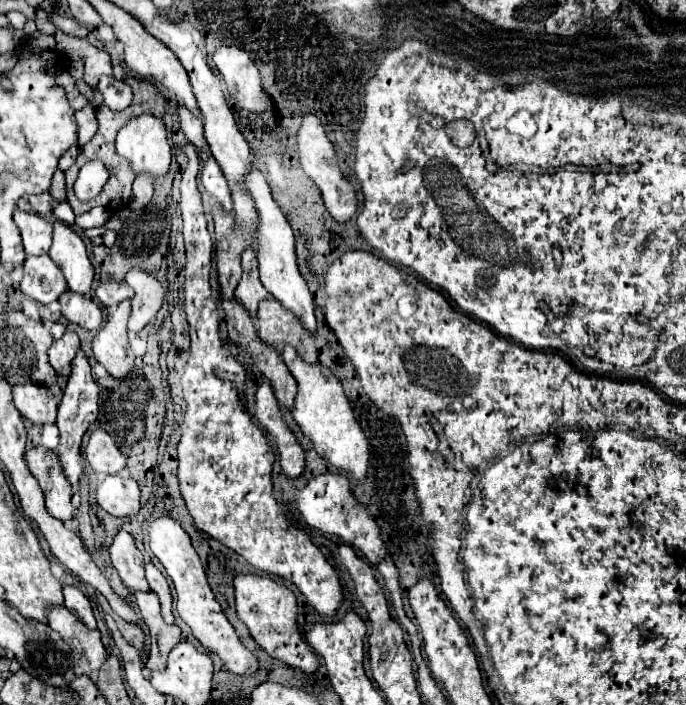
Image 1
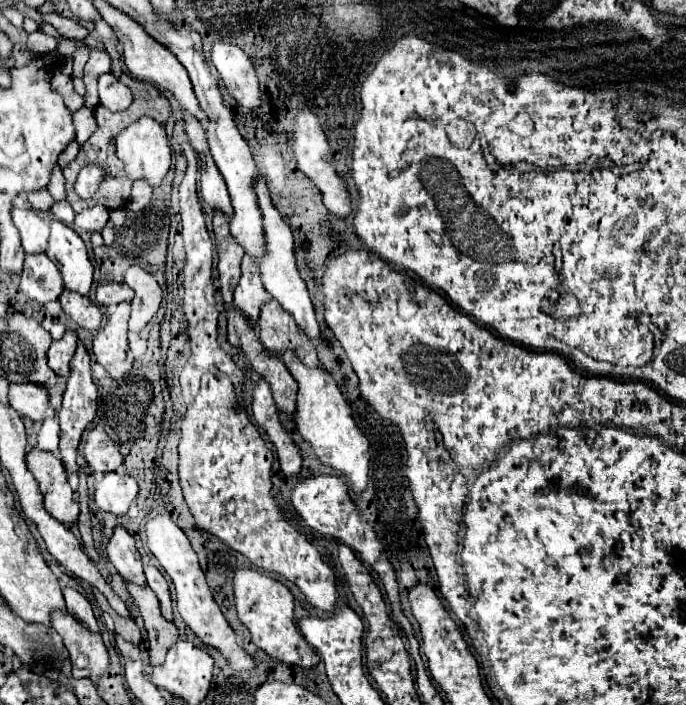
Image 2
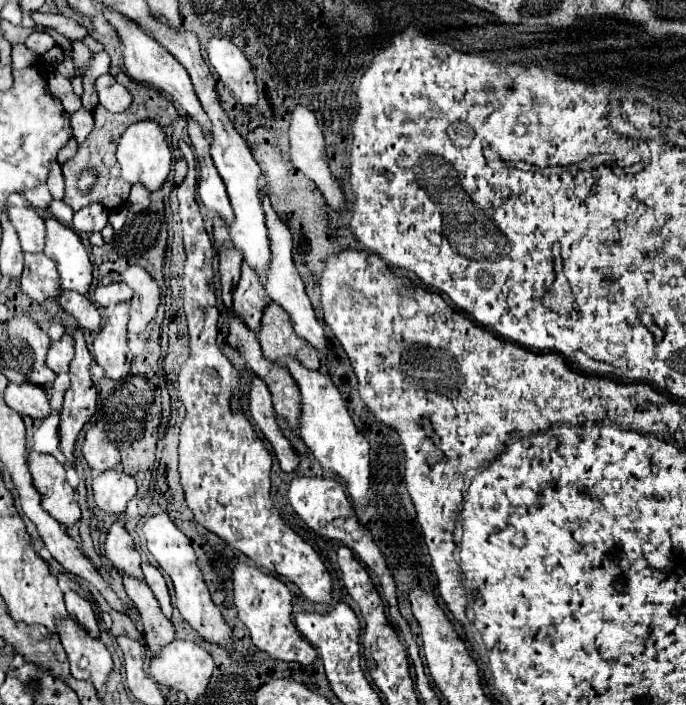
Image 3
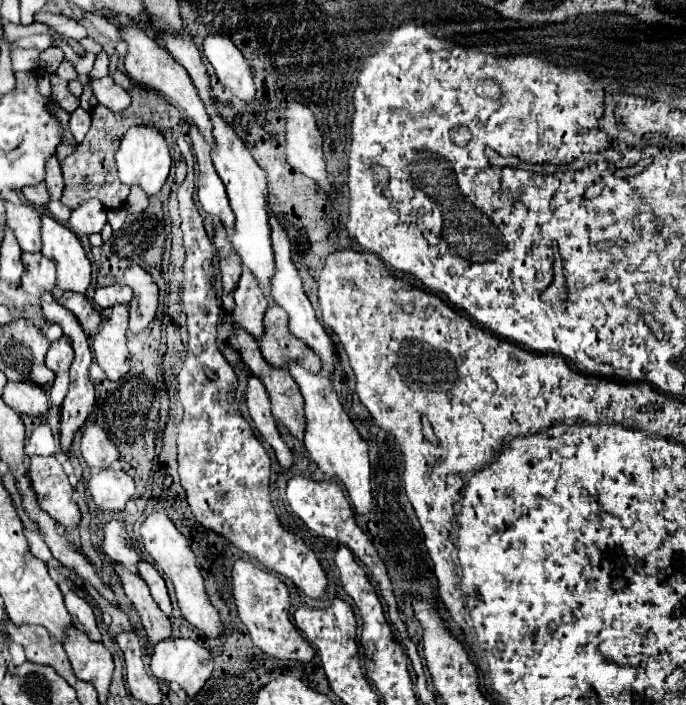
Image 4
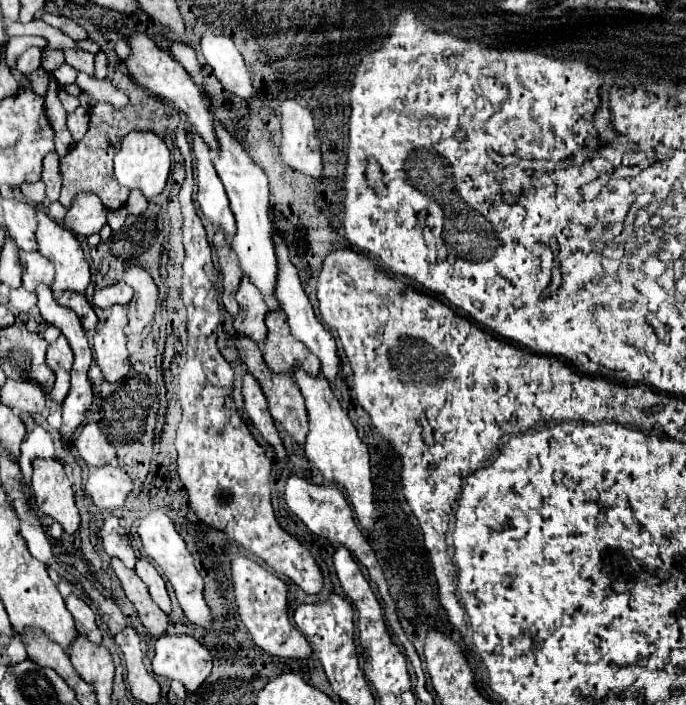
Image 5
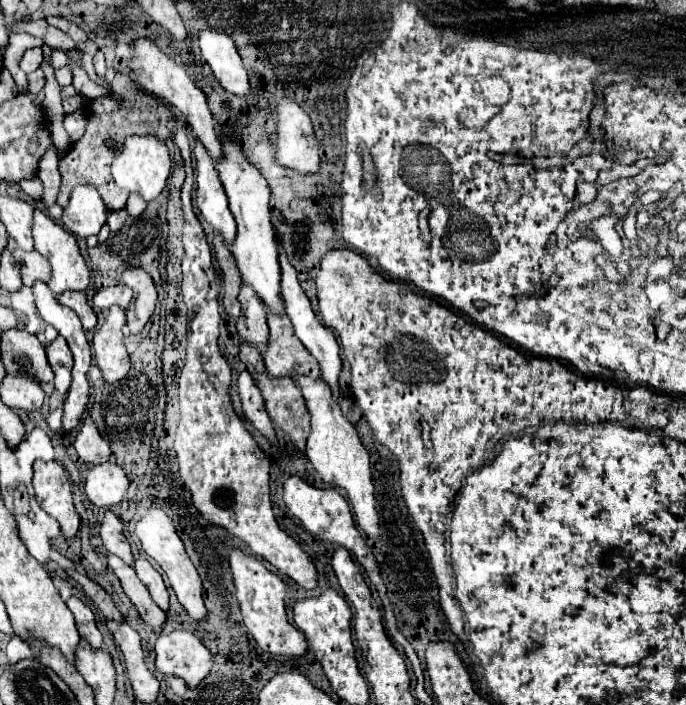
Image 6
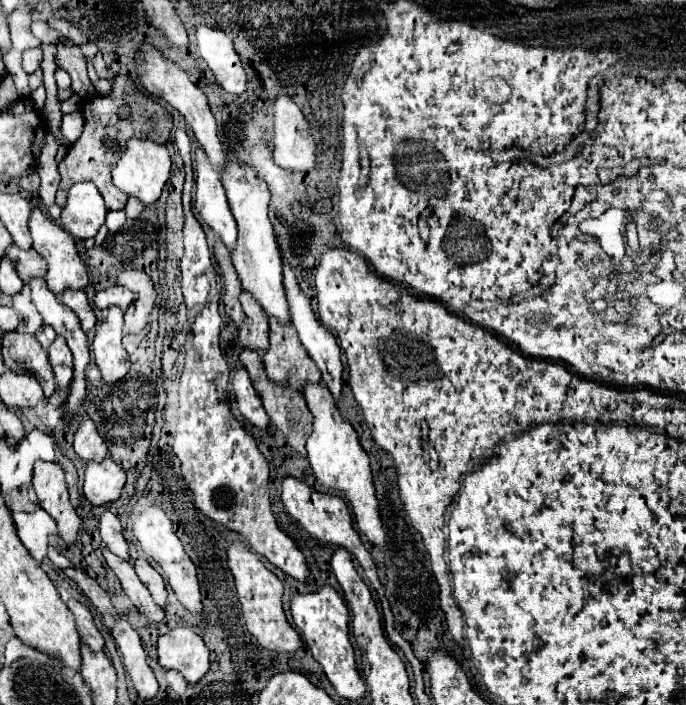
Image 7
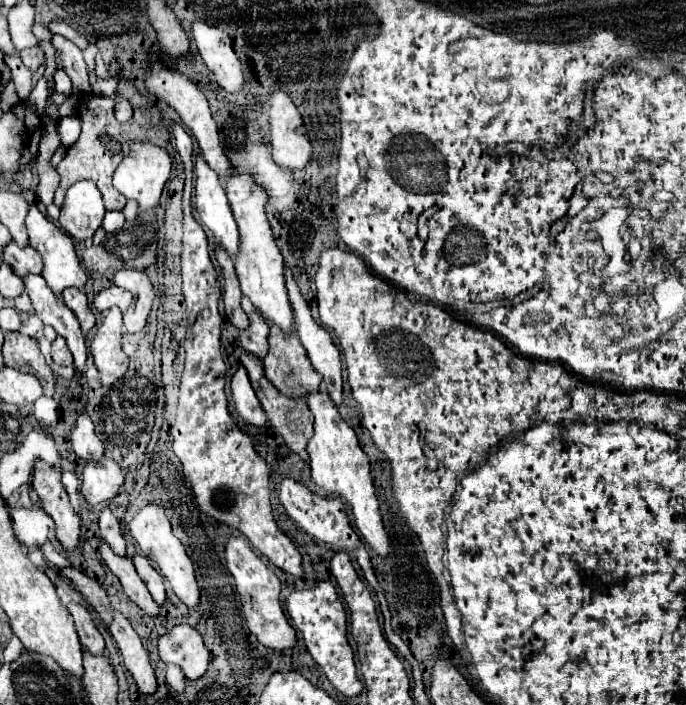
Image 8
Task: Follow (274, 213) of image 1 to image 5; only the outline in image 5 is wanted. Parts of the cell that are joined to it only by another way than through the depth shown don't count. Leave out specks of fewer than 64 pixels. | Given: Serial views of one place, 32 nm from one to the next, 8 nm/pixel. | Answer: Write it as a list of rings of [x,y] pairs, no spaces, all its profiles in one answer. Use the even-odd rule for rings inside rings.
[[[274,228],[274,246],[276,246],[276,262],[278,262],[278,276],[276,276],[276,300],[280,304],[280,308],[288,314],[288,324],[290,324],[290,332],[304,342],[312,354],[316,354],[322,362],[322,372],[324,376],[334,382],[338,368],[340,368],[340,358],[338,358],[338,350],[336,350],[336,342],[332,338],[332,334],[316,320],[316,314],[312,310],[312,304],[308,300],[308,296],[304,294],[304,288],[300,284],[300,276],[298,270],[294,268],[294,264],[288,258],[288,244],[284,242],[284,236]]]

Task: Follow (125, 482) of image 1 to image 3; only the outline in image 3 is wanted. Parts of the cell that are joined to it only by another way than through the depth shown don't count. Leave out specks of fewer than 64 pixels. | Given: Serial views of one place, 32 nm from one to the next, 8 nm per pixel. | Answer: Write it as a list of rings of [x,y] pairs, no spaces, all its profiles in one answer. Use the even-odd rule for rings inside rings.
[[[108,470],[102,472],[92,480],[94,490],[94,502],[100,510],[122,514],[128,506],[128,502],[136,496],[138,488],[132,476],[124,474],[122,470]]]

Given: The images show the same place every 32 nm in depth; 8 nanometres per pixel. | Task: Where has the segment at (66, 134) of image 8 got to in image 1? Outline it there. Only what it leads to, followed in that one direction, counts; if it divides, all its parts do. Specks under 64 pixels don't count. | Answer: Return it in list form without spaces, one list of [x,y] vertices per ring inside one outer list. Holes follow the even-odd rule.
[[[86,106],[76,112],[76,122],[78,122],[78,144],[84,146],[98,130],[96,122],[96,112],[92,106]]]

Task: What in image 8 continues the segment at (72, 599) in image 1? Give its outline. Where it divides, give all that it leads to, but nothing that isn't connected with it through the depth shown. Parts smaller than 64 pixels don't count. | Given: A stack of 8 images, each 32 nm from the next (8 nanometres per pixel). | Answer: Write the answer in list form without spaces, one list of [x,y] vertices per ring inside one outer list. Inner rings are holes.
[[[68,602],[68,610],[74,616],[76,632],[80,636],[82,648],[88,650],[90,654],[102,654],[104,652],[104,638],[98,632],[98,628],[94,626],[90,612],[82,604],[76,604],[76,602]]]

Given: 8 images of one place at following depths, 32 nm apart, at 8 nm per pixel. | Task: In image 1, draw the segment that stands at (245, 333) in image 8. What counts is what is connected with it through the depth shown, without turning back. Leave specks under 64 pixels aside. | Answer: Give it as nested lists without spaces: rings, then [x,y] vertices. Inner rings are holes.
[[[244,250],[242,252],[242,278],[238,282],[238,288],[236,288],[236,300],[244,306],[246,310],[256,316],[256,310],[258,310],[258,302],[264,300],[264,298],[272,298],[272,294],[268,294],[268,290],[264,290],[260,278],[258,278],[258,260],[256,260],[256,254],[252,254],[252,250]]]

